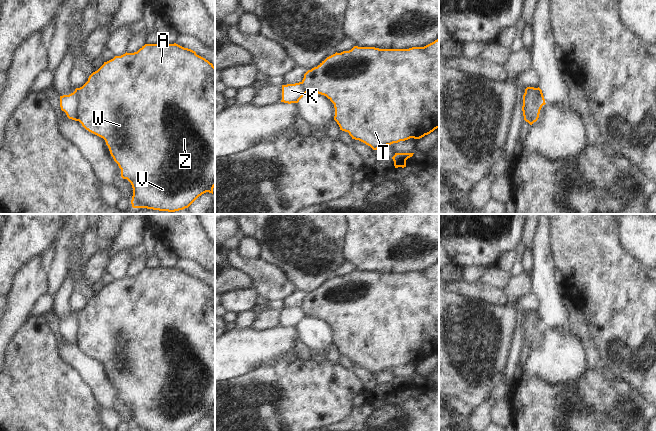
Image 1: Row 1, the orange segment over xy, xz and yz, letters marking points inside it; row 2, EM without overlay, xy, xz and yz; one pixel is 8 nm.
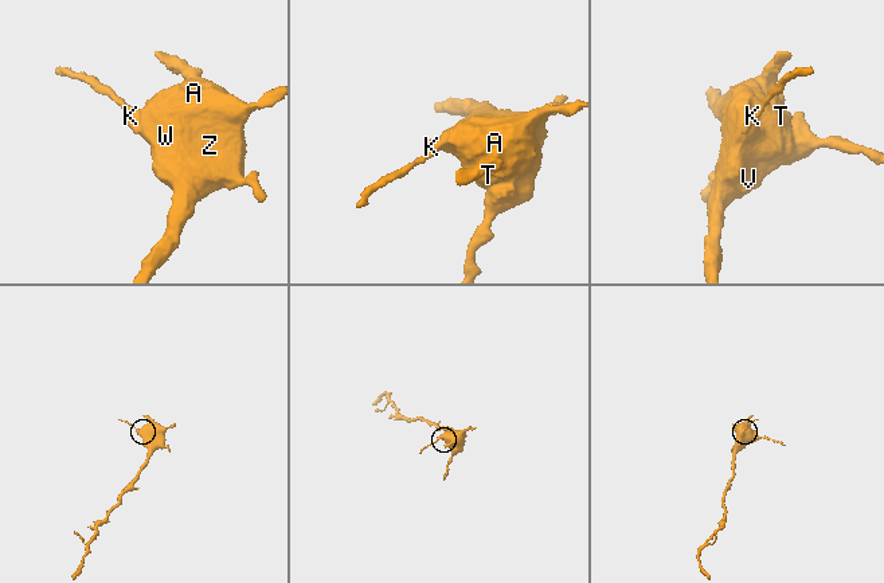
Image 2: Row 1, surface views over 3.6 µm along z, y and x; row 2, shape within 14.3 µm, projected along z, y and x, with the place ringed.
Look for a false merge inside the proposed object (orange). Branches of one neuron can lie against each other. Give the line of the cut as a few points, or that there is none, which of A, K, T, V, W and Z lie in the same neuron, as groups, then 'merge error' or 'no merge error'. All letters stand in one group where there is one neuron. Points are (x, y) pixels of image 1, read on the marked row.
cut in xy along (78, 88), (79, 120); A T V W Z / K; merge error

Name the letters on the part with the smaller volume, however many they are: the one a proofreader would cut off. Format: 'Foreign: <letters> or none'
Foreign: K

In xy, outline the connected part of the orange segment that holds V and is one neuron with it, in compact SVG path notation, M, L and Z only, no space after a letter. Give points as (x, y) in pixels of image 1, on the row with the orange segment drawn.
M176 43L174 44L145 44L137 52L134 53L125 53L121 56L115 56L113 59L104 62L104 64L95 72L93 72L88 81L79 88L80 95L80 113L79 113L79 122L82 126L89 132L103 138L106 142L106 145L109 148L110 154L113 157L114 161L118 164L121 169L121 177L127 179L133 188L133 196L131 204L133 208L147 208L159 211L168 211L175 212L188 208L199 196L209 192L213 194L213 188L215 187L215 67L205 58L196 54L195 51L184 48Z

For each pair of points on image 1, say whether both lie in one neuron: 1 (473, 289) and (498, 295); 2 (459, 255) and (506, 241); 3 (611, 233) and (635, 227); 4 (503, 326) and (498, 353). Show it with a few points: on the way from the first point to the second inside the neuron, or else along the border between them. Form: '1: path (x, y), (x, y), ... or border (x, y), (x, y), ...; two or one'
1: path (479, 290), (492, 295); one
2: path (471, 243), (494, 241); one
3: border (619, 224), (621, 244), (628, 253); two
4: path (499, 333), (498, 346); one

